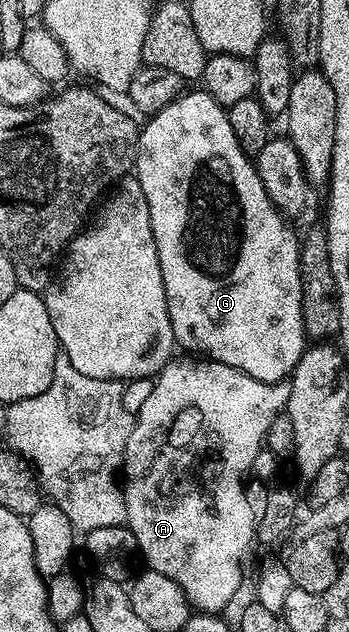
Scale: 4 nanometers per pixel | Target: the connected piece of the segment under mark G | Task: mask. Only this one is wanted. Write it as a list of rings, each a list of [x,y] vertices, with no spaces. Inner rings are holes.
[[[205,90],[198,92],[183,91],[182,95],[172,101],[164,110],[153,113],[138,133],[138,159],[136,175],[140,190],[148,202],[148,214],[152,218],[152,234],[156,238],[156,250],[160,258],[160,274],[164,278],[164,294],[168,306],[168,318],[172,322],[174,339],[187,348],[187,353],[214,360],[217,364],[227,364],[260,382],[276,384],[285,381],[300,362],[303,352],[308,347],[308,337],[302,321],[302,287],[300,286],[300,236],[294,233],[289,219],[278,211],[277,206],[268,198],[264,182],[254,169],[254,160],[246,155],[240,146],[236,134],[232,134],[232,122],[228,122],[226,108],[216,102]]]

